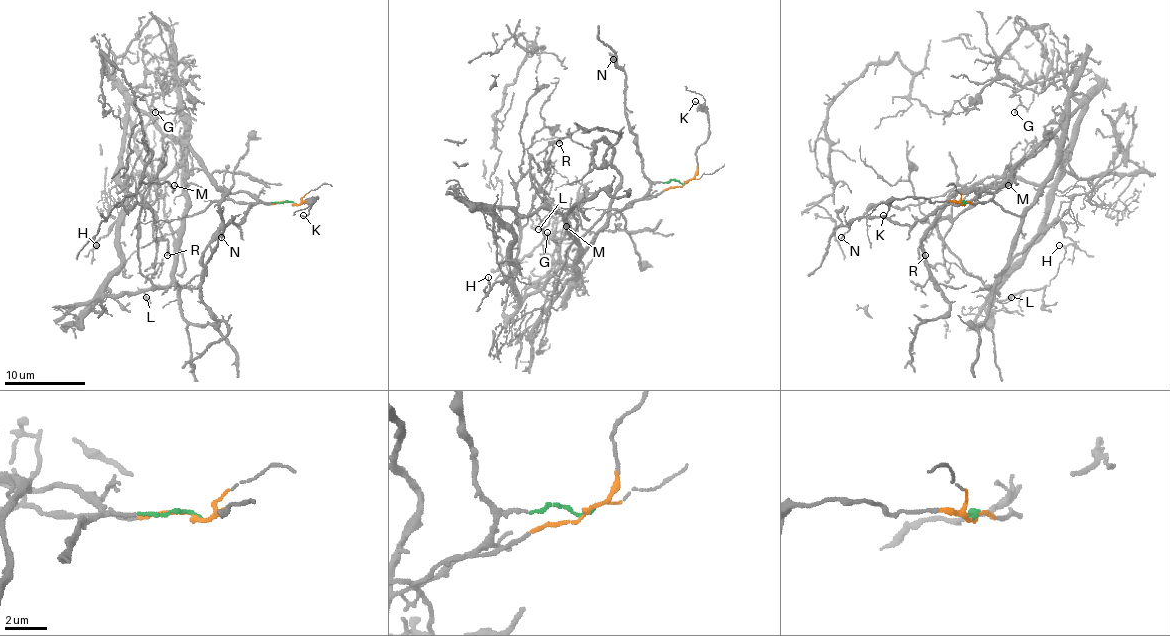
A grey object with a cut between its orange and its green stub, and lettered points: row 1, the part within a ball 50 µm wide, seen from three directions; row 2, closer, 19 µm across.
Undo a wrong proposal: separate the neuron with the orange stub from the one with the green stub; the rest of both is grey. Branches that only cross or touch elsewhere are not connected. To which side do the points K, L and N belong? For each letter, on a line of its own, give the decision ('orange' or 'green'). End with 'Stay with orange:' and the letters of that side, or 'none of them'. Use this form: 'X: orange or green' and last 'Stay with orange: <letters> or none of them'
K: orange
L: orange
N: green
Stay with orange: K, L

